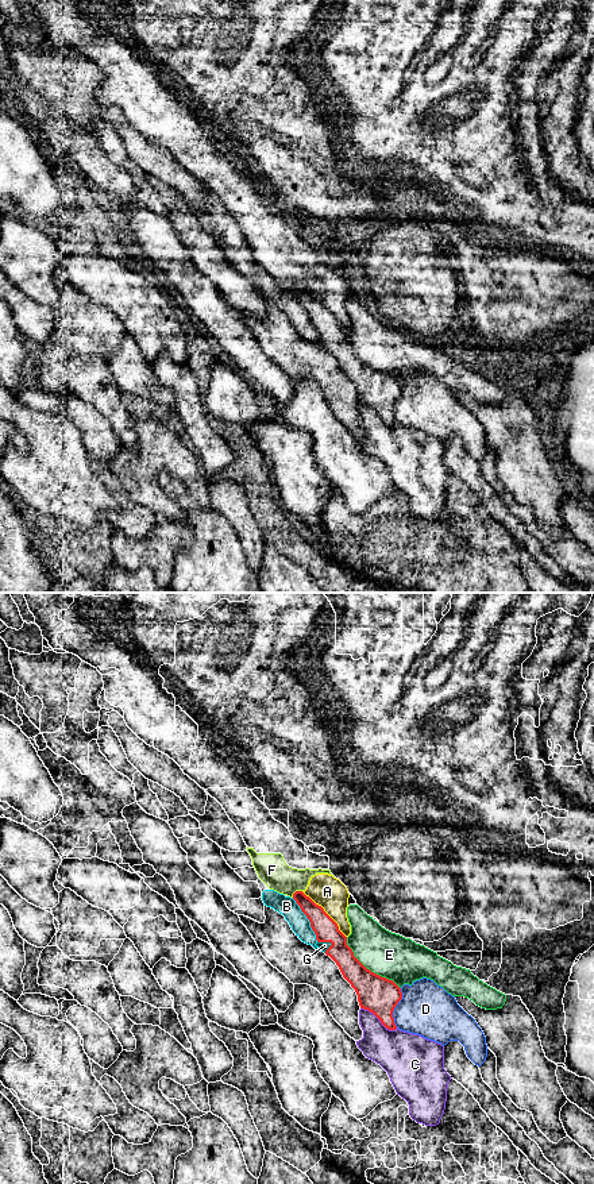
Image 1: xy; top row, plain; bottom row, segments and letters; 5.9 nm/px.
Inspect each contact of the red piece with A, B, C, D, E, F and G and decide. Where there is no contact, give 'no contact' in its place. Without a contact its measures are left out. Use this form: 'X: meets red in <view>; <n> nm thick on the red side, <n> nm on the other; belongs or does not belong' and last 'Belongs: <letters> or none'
A: meets red in xy; 140 nm thick on the red side, 190 nm on the other; does not belong
B: meets red in xy; 140 nm thick on the red side, 120 nm on the other; does not belong
C: meets red in xy; 220 nm thick on the red side, 280 nm on the other; does not belong
D: meets red in xy; 220 nm thick on the red side, 320 nm on the other; does not belong
E: meets red in xy; 220 nm thick on the red side, 260 nm on the other; does not belong
F: meets red in xy; 140 nm thick on the red side, 180 nm on the other; does not belong
G: meets red in xy; 140 nm thick on the red side, 50 nm on the other; belongs
Belongs: G

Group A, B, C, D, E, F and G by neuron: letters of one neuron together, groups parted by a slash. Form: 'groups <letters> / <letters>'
groups A F / B / C / D / E / G

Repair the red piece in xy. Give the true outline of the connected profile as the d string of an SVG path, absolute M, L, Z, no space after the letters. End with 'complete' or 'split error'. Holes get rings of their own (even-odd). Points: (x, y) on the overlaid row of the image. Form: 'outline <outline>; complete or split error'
outline M296 891L293 899L310 922L319 946L339 967L343 977L358 995L360 1008L373 1013L381 1023L396 1030L393 1011L402 999L401 988L386 977L367 969L347 945L347 937L338 923L302 891Z; split error

